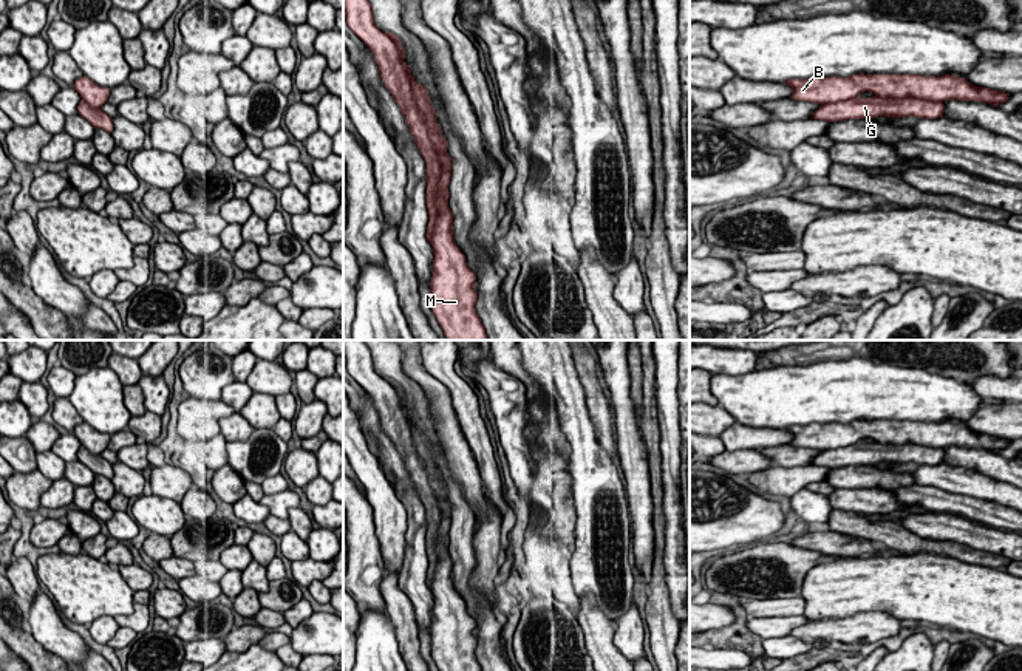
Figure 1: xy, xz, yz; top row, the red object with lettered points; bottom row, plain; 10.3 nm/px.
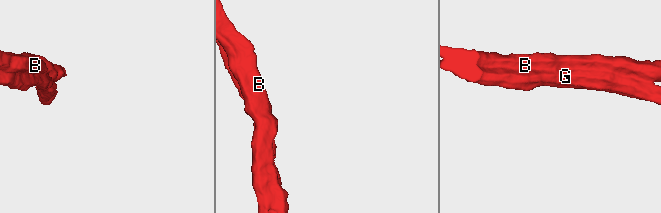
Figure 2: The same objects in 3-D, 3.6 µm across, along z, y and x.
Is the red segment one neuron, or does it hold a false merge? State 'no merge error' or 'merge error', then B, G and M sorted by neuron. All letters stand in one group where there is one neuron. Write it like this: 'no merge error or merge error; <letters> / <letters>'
no merge error; B G M

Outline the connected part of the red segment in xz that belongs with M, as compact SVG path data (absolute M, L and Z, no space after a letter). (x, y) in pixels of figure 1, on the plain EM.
M343 340L349 376L373 397L380 424L405 462L419 499L427 510L427 586L433 594L430 628L431 657L439 671L482 671L475 649L476 620L467 614L465 601L453 583L448 553L451 506L447 487L430 451L425 433L417 430L404 408L405 397L397 382L374 371L371 349L365 340Z

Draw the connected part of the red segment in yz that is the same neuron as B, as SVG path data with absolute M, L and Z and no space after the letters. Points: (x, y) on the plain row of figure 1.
M853 421L849 424L809 424L784 428L793 434L790 445L819 450L812 465L847 467L878 462L918 465L943 464L943 447L973 447L993 453L1008 447L1010 439L976 433L960 422L945 421Z

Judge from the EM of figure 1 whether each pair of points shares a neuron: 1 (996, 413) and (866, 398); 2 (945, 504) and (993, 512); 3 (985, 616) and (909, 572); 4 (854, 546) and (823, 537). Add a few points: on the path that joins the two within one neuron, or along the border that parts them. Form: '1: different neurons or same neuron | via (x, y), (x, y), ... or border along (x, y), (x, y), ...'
1: different neurons | border along (1005, 402), (982, 402), (960, 422)
2: same neuron | via (957, 504), (981, 510)
3: same neuron | via (967, 597), (928, 588)
4: same neuron | via (846, 546), (831, 544)

